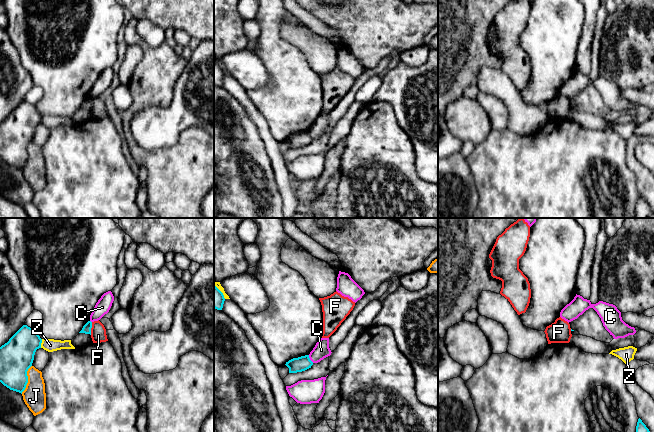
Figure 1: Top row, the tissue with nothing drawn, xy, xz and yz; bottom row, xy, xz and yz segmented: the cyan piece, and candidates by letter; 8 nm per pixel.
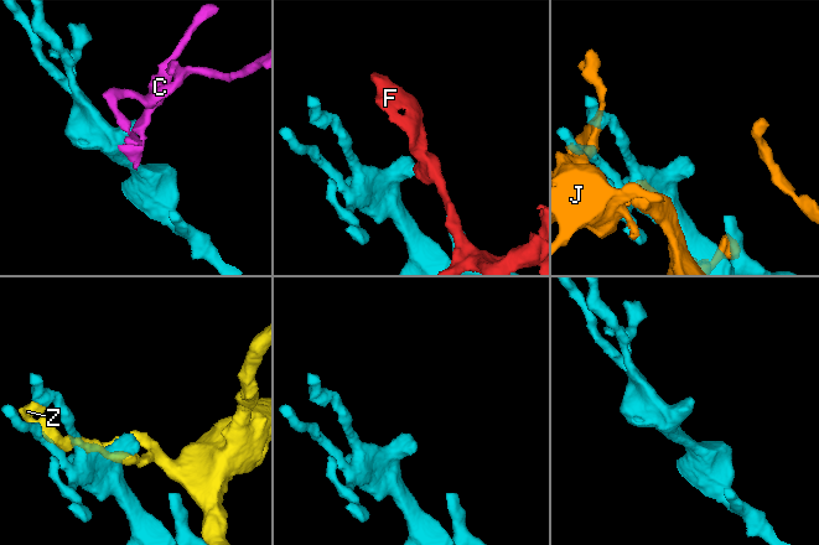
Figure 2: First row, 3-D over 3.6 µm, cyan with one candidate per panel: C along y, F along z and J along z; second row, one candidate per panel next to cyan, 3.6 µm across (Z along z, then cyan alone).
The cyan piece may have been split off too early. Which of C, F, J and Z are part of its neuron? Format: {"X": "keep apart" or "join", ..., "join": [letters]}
{"C": "keep apart", "F": "keep apart", "J": "keep apart", "Z": "keep apart", "join": []}

